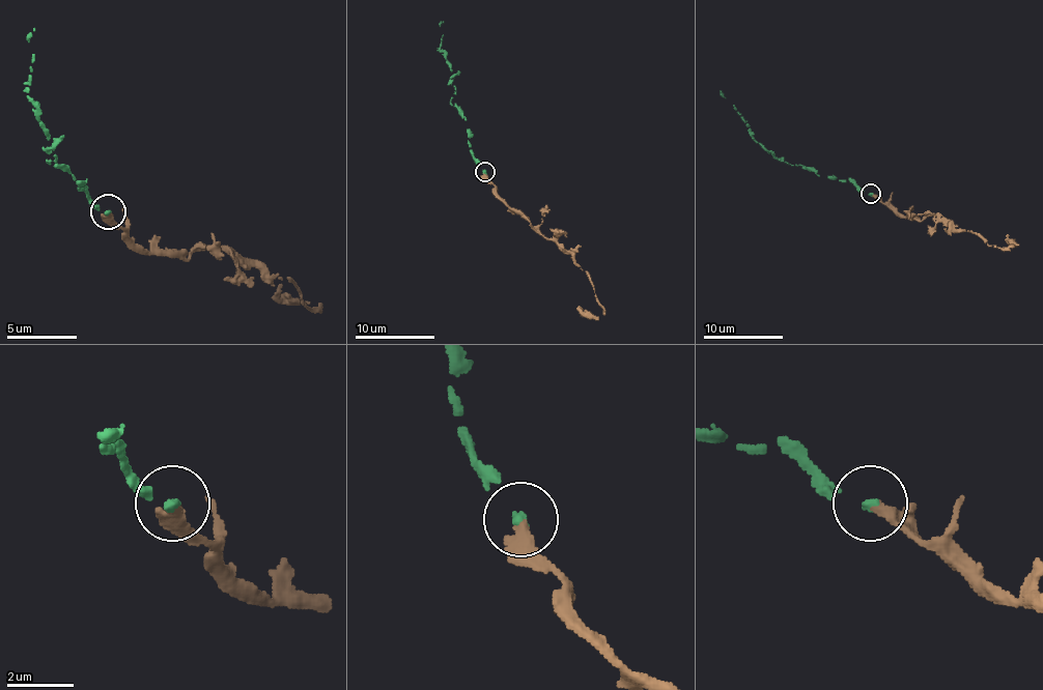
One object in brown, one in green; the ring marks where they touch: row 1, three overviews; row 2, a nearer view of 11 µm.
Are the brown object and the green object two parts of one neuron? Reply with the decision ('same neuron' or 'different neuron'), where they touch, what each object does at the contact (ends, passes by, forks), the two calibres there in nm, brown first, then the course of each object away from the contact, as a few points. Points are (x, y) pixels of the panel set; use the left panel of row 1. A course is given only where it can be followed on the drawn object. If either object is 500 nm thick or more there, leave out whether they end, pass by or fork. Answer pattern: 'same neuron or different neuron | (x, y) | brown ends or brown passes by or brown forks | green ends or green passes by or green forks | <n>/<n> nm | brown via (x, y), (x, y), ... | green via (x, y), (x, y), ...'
same neuron | (108, 211) | brown ends | green ends | 380/190 nm | brown via (109, 214), (150, 253), (231, 250), (266, 274), (287, 278), (309, 309), (319, 303), (291, 303), (274, 291) | green via (109, 210), (94, 207), (74, 176), (49, 162), (56, 162), (49, 131), (28, 95), (35, 28)

